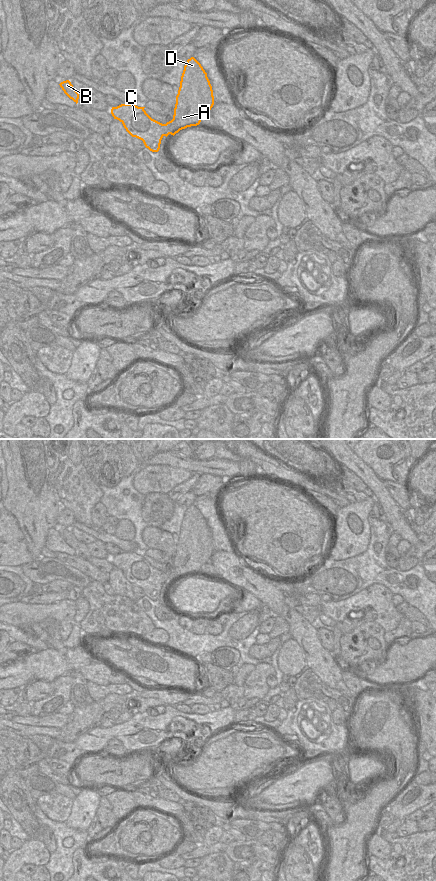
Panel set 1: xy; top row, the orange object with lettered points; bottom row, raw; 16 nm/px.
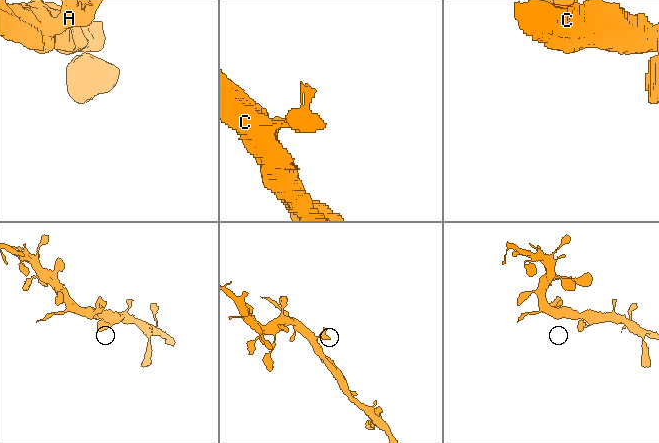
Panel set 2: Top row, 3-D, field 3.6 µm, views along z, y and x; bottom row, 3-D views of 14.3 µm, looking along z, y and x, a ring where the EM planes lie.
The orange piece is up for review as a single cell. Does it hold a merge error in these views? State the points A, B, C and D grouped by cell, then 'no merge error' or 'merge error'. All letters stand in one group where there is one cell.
A B C D | no merge error

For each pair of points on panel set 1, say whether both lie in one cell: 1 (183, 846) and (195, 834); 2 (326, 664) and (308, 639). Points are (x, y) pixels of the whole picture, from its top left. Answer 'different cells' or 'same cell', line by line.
1: different cells
2: same cell

